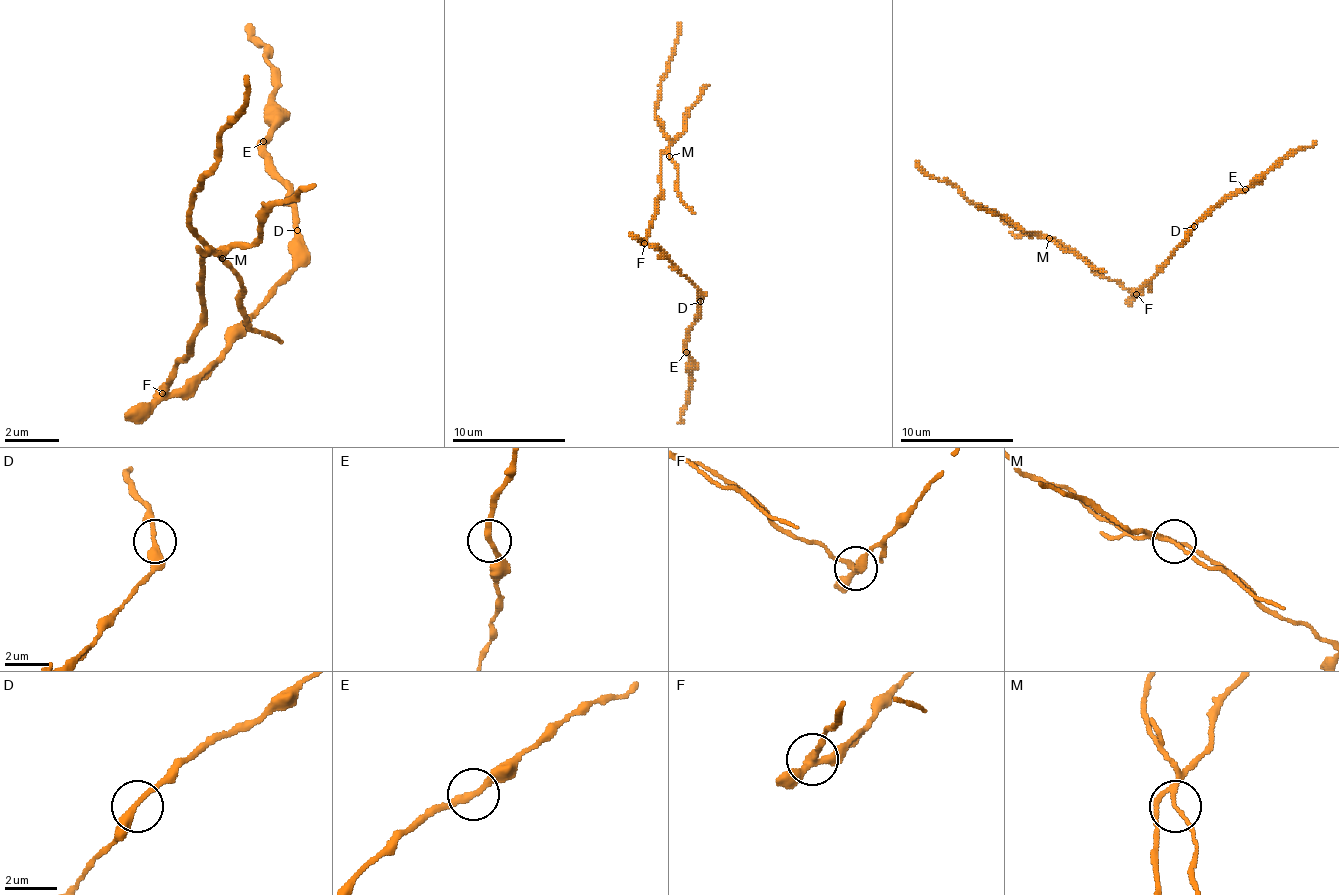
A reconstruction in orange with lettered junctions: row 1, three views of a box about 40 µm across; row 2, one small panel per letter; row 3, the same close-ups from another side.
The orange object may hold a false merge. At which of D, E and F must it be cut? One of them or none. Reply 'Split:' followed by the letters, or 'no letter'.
Split: F

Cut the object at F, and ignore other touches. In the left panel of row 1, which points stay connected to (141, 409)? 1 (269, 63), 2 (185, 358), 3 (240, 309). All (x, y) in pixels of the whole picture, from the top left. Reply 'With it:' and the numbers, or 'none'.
With it: 1

